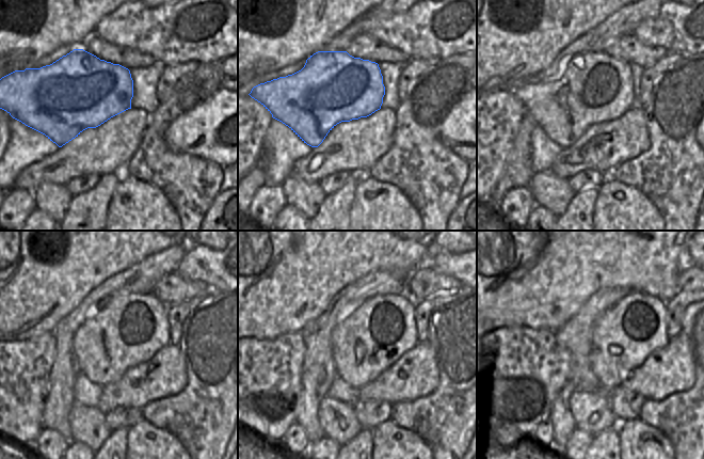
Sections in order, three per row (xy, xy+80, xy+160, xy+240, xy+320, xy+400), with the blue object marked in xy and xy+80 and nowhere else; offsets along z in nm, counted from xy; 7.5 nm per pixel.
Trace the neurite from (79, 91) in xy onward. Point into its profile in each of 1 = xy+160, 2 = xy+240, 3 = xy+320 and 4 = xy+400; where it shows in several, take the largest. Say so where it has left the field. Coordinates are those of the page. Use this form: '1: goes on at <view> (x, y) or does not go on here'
1: goes on at xy+160 (595, 88)
2: goes on at xy+240 (128, 329)
3: goes on at xy+320 (371, 338)
4: goes on at xy+400 (624, 335)

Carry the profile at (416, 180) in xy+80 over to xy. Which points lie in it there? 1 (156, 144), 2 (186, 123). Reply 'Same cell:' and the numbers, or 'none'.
Same cell: 1

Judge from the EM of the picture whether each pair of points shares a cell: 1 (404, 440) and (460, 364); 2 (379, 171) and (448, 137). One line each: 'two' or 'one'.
1: two
2: two

